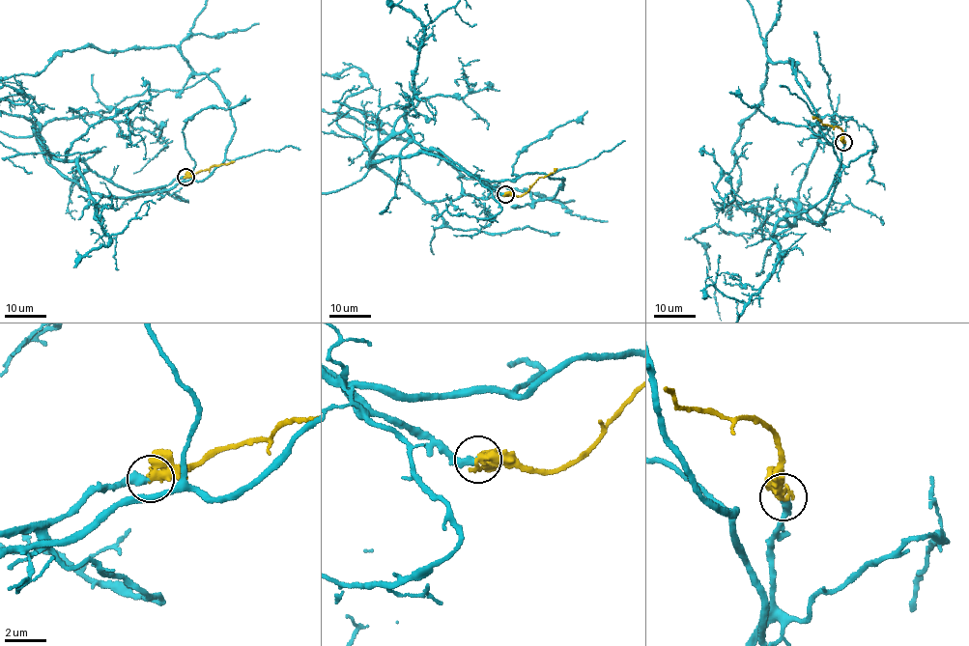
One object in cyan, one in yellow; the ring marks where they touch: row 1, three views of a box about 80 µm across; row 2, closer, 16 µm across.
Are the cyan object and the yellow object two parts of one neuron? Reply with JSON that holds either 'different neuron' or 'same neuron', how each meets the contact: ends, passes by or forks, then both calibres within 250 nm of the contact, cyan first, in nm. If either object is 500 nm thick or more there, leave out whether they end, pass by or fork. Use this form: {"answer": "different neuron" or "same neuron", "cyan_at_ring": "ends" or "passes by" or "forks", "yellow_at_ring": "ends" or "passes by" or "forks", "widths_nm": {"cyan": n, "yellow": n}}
{"answer": "same neuron", "widths_nm": {"cyan": 340, "yellow": 500}}

